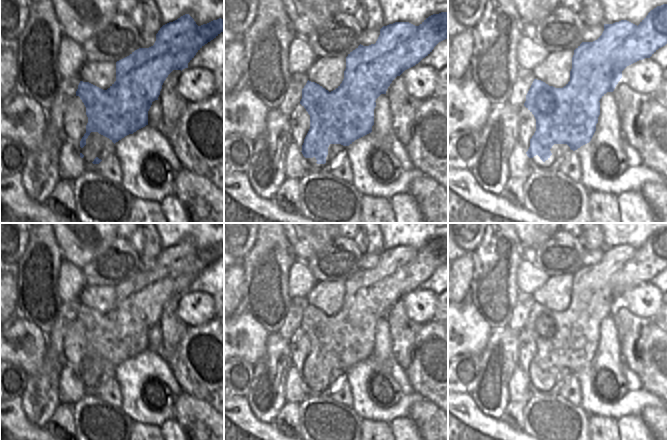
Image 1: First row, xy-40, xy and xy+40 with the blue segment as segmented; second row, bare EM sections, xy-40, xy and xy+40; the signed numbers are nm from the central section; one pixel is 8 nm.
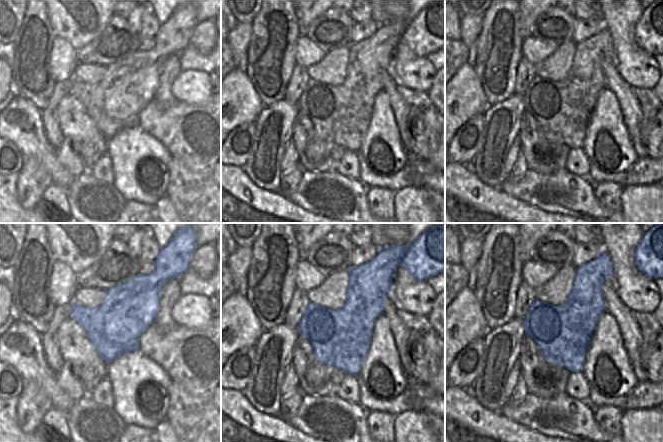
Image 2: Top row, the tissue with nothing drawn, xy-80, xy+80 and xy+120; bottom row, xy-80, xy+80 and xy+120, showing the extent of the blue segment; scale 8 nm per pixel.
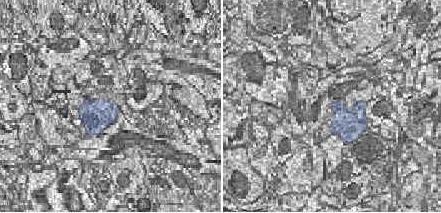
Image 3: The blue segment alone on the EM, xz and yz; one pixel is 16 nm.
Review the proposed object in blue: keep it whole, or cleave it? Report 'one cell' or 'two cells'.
two cells

